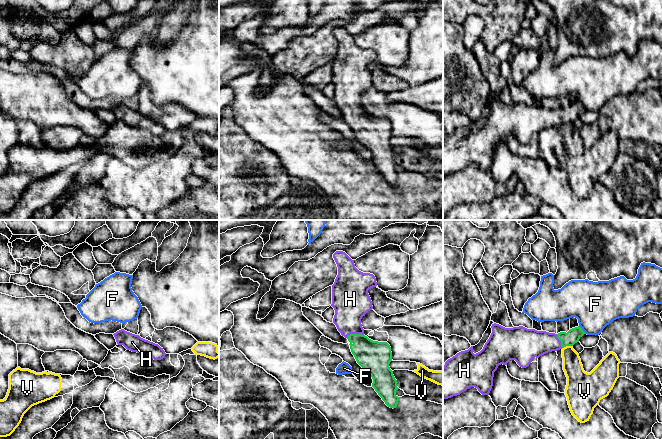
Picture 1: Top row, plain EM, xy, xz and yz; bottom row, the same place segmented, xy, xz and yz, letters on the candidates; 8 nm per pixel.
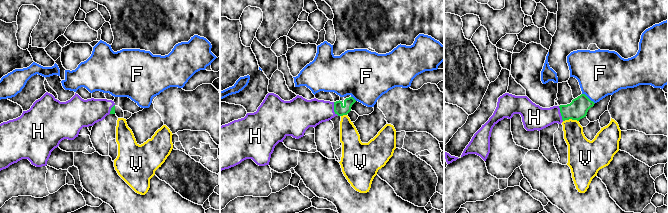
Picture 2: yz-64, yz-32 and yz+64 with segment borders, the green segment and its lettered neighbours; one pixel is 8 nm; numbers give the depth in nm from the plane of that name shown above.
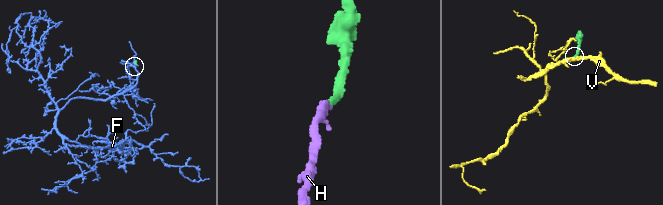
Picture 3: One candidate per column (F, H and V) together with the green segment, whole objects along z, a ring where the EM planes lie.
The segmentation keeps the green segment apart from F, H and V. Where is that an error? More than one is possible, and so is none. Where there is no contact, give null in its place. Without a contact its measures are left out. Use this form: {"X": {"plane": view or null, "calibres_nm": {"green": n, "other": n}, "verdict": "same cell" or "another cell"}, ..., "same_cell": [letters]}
{"F": {"plane": "yz", "calibres_nm": {"green": 110, "other": 360}, "verdict": "another cell"}, "H": {"plane": "xz", "calibres_nm": {"green": 260, "other": 280}, "verdict": "same cell"}, "V": {"plane": "yz", "calibres_nm": {"green": 110, "other": 160}, "verdict": "another cell"}, "same_cell": ["H"]}

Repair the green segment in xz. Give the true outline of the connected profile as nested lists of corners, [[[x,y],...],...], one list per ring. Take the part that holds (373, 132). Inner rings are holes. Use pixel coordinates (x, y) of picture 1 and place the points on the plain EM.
[[[336,27],[333,34],[338,51],[332,61],[332,80],[335,86],[333,99],[342,112],[350,118],[350,125],[357,139],[372,153],[372,163],[390,184],[396,184],[397,156],[390,145],[391,123],[364,111],[361,95],[373,85],[368,66],[376,63],[373,50],[359,47],[345,28]]]

